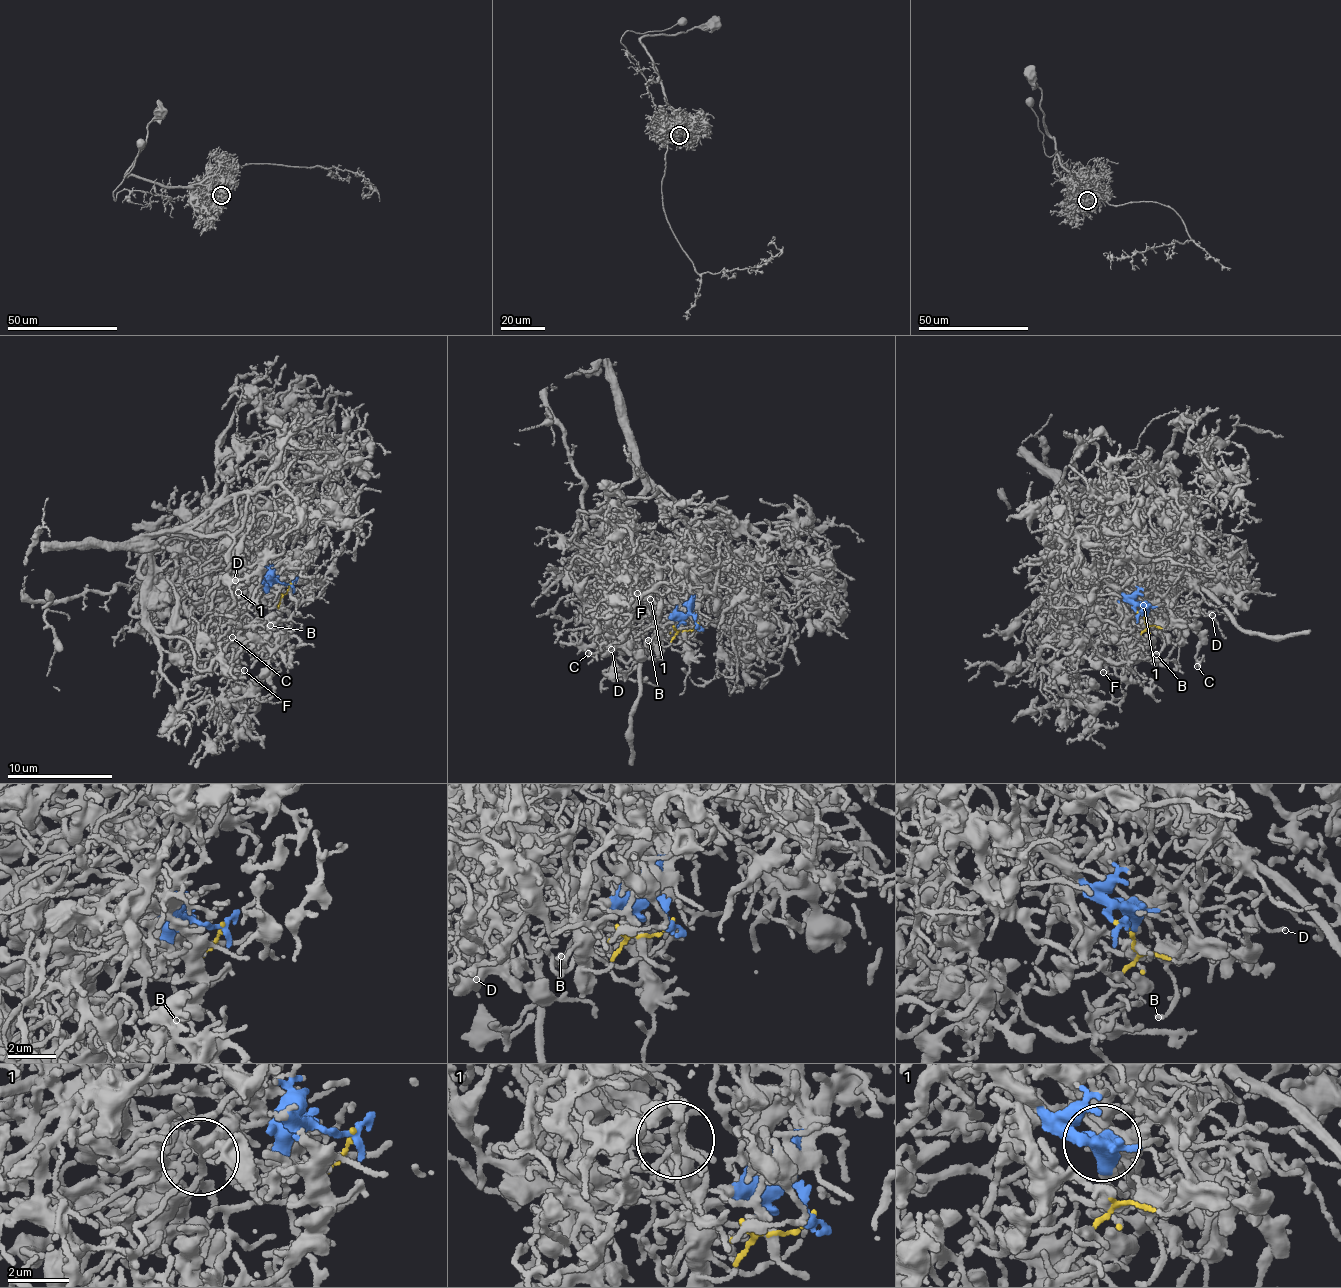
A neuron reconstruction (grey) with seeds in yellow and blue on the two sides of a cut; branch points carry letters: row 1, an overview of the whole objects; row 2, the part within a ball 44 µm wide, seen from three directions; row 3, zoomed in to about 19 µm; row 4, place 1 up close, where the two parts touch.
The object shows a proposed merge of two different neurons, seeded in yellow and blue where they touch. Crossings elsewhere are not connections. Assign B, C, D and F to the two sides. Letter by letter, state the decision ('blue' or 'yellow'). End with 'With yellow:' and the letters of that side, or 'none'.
B: yellow
C: blue
D: blue
F: blue
With yellow: B

